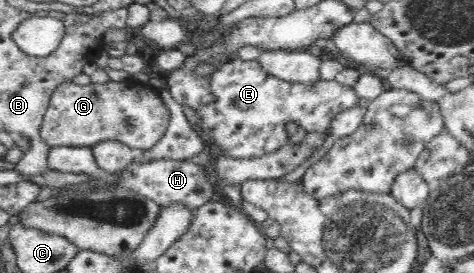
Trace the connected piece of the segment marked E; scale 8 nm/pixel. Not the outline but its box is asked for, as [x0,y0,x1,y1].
[196,57,359,158]

